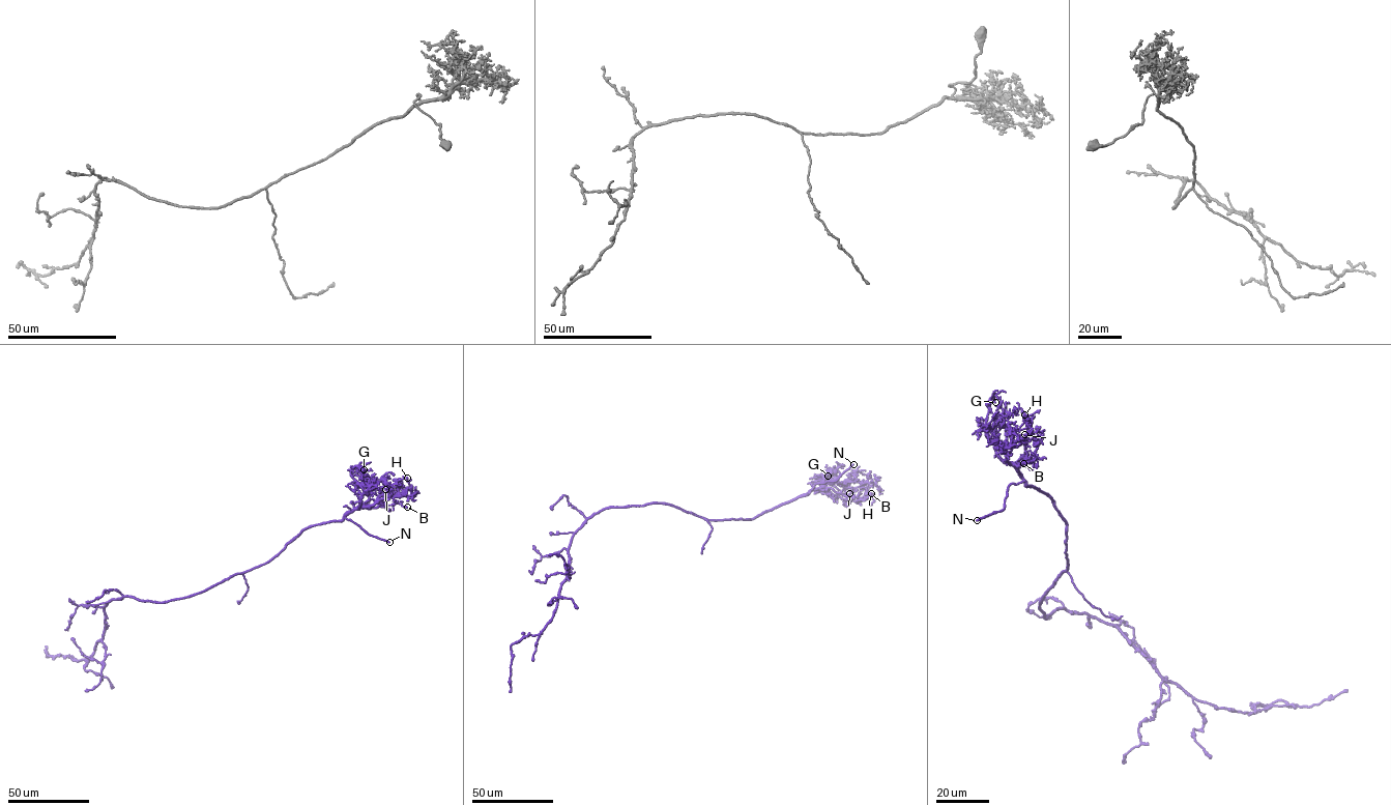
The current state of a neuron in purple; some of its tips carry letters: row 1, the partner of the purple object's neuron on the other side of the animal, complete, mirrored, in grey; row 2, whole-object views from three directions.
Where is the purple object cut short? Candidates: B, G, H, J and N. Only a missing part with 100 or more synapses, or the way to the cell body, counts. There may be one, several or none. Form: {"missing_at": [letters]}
{"missing_at": ["N"]}

